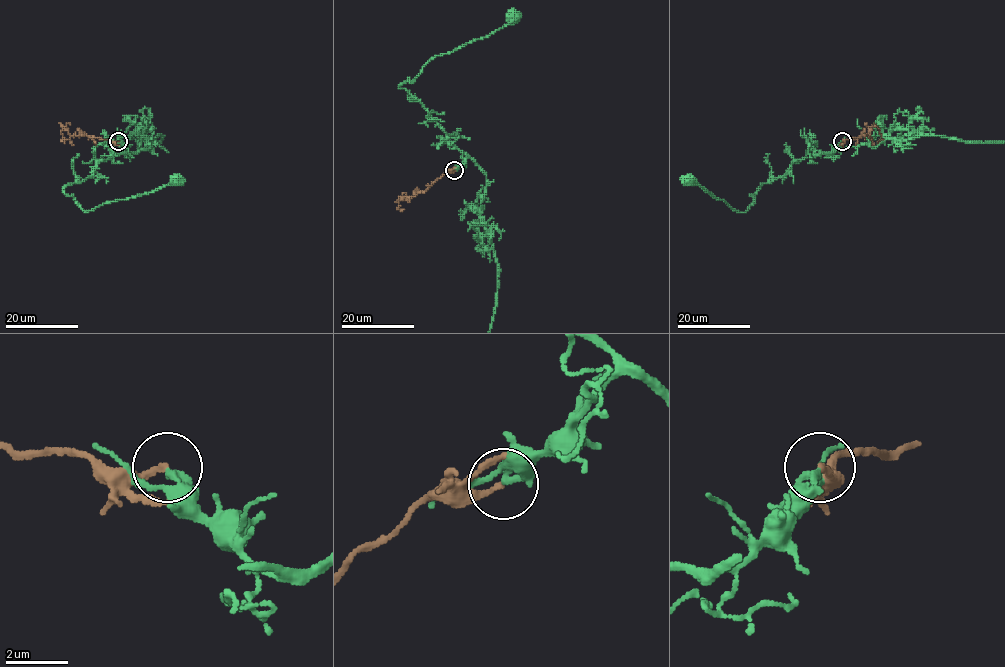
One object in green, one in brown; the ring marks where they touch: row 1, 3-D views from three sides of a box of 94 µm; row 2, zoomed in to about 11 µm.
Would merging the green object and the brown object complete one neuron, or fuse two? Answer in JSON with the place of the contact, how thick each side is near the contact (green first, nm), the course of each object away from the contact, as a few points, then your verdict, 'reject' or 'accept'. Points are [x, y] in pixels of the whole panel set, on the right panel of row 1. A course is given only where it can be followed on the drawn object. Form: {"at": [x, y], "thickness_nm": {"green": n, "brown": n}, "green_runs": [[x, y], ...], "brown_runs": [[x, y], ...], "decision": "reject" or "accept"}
{"at": [842, 141], "thickness_nm": {"green": 280, "brown": 180}, "green_runs": [[842, 141], [832, 152], [796, 160], [784, 175], [762, 183], [754, 202], [744, 212], [737, 212], [688, 181]], "brown_runs": [[842, 141], [864, 133], [870, 135], [874, 126], [881, 134], [877, 142]], "decision": "reject"}

